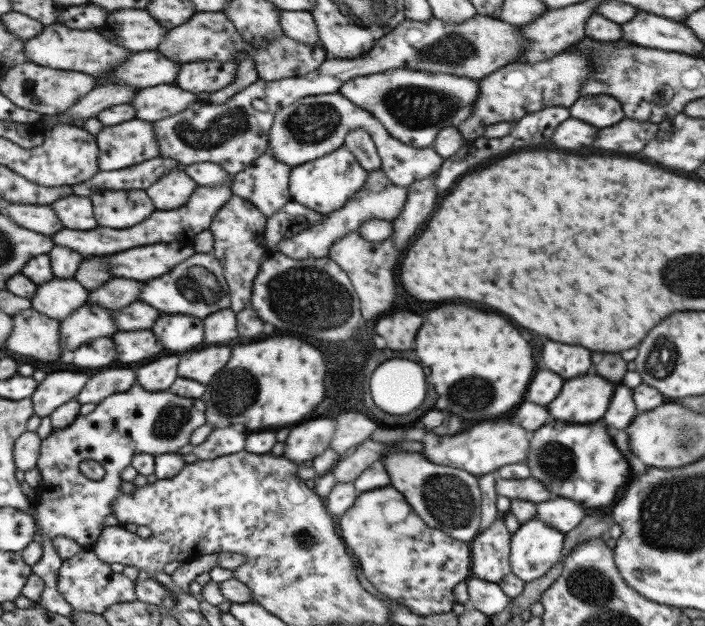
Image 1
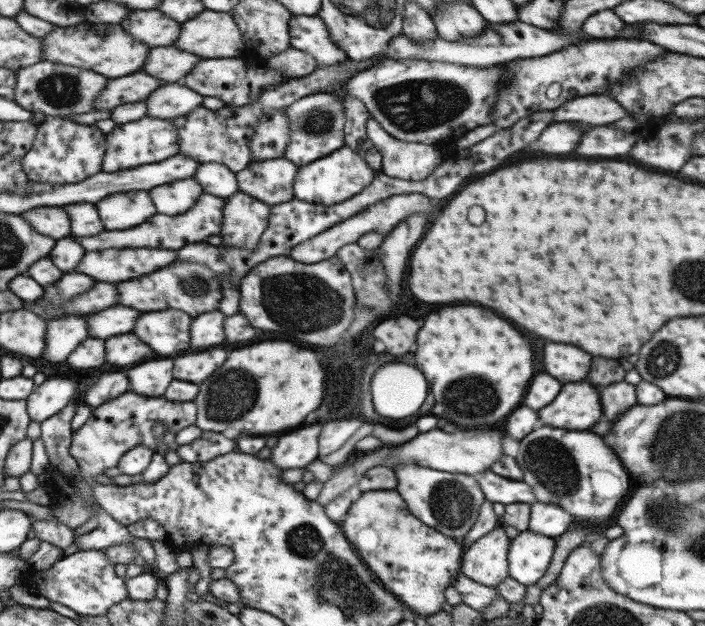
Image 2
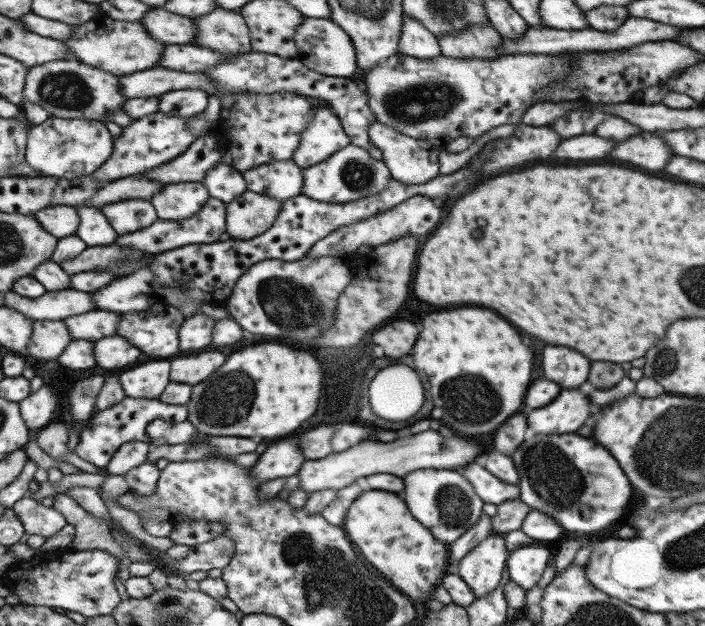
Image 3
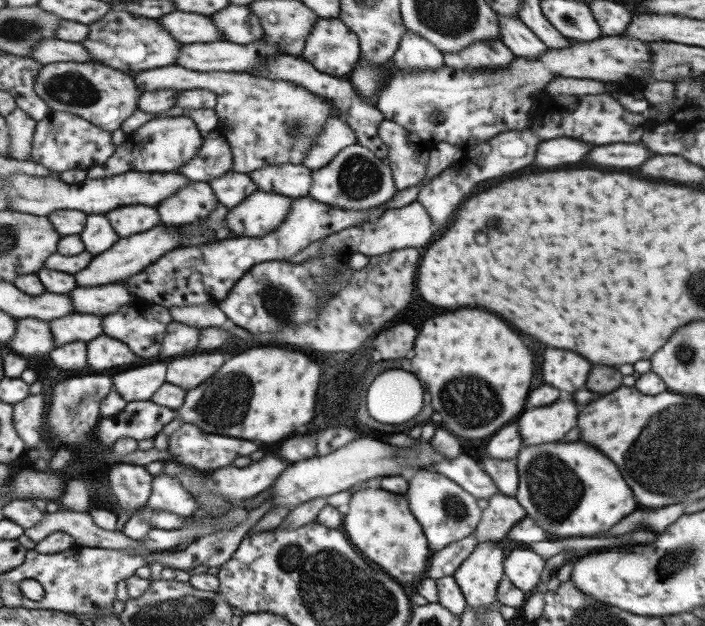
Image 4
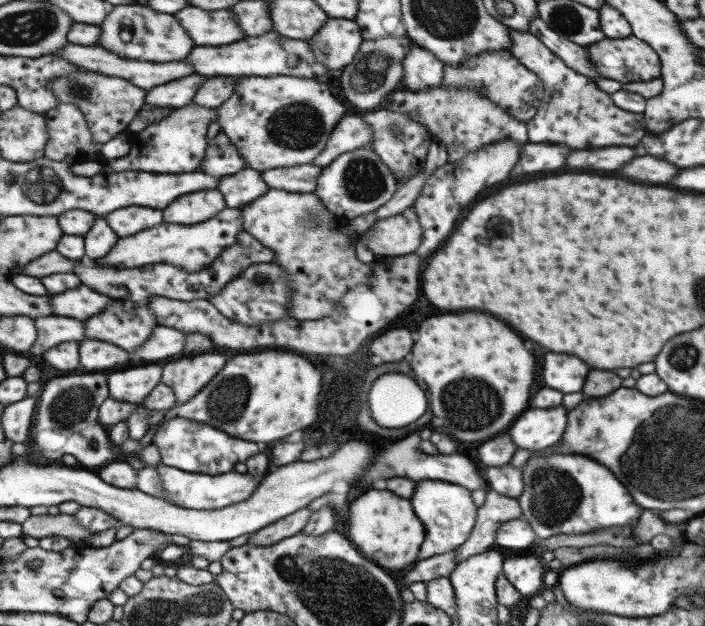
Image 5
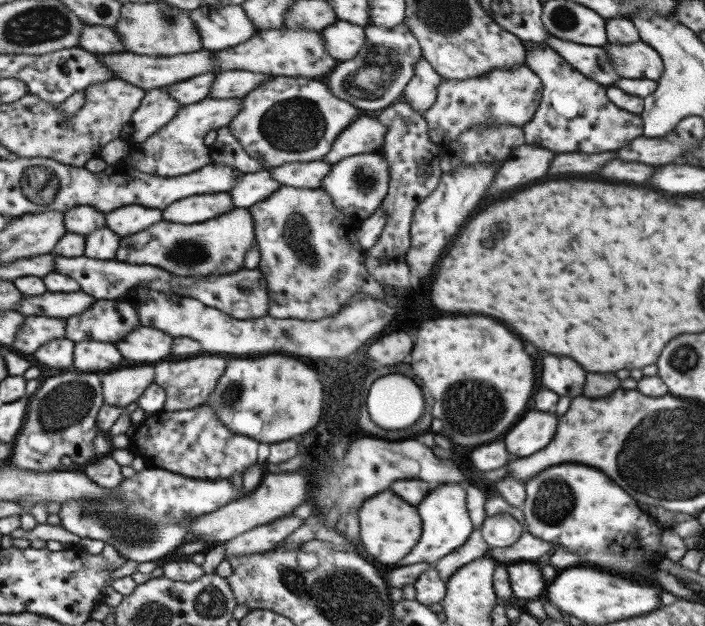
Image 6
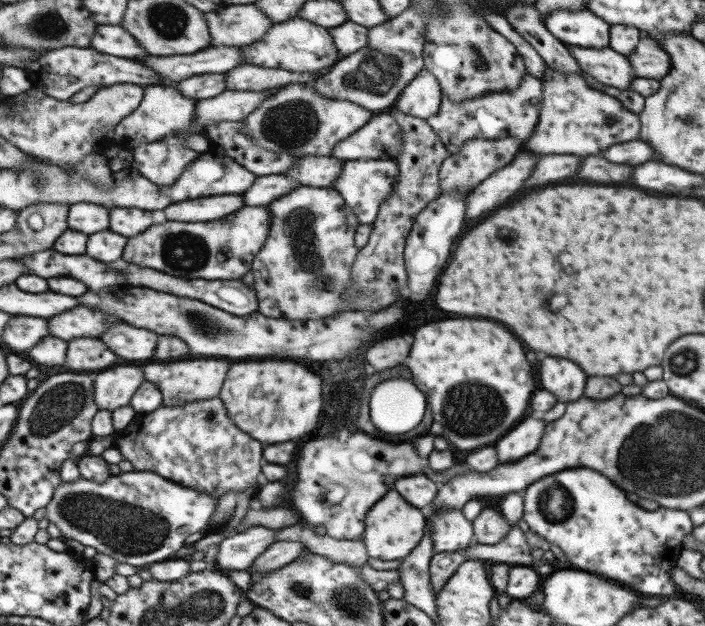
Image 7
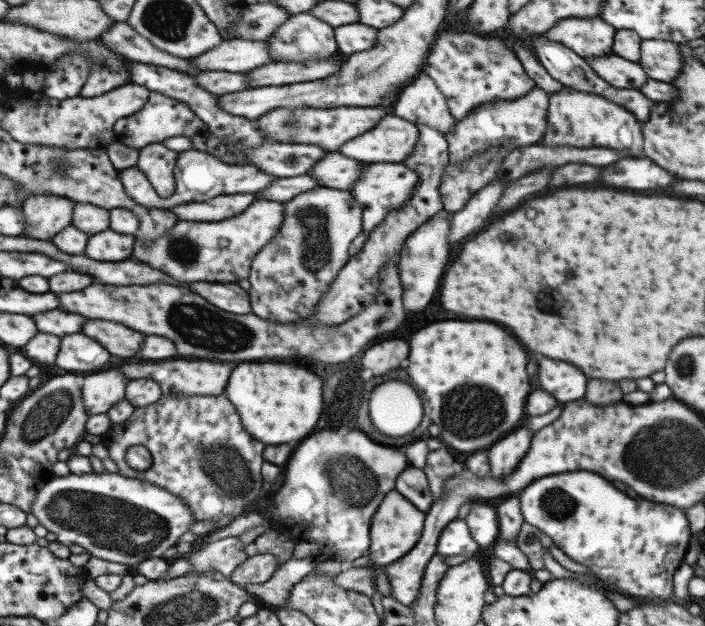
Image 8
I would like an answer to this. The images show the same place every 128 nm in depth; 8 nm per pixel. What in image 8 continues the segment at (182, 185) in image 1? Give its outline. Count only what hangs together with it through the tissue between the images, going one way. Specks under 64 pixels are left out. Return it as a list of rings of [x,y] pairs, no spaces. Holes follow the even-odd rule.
[[[221,194],[219,198],[211,198],[207,202],[191,202],[179,204],[171,208],[175,218],[191,220],[191,222],[219,222],[223,218],[231,218],[243,212],[253,202],[253,194]]]

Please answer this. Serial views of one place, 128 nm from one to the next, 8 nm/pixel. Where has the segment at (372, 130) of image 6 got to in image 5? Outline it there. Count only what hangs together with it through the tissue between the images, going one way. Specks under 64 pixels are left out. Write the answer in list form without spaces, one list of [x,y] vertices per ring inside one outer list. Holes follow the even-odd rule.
[[[353,110],[345,114],[335,124],[335,128],[329,132],[323,150],[311,160],[311,164],[322,168],[327,166],[340,154],[361,147],[369,148],[371,142],[371,129],[359,114]]]

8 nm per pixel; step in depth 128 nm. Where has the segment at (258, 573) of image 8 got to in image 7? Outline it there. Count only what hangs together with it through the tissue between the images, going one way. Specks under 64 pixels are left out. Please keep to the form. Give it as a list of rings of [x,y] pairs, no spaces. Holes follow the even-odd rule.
[[[273,542],[267,550],[259,555],[247,568],[247,572],[257,571],[266,573],[270,570],[285,566],[301,555],[303,545],[297,542]]]

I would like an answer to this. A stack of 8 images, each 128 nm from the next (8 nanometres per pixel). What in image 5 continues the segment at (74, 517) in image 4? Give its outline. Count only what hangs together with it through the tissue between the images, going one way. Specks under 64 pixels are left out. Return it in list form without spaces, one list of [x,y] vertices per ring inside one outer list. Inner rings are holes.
[[[57,514],[56,516],[29,516],[22,522],[22,534],[25,537],[41,539],[47,536],[59,536],[65,539],[83,541],[89,544],[89,539],[93,537],[92,530],[87,530],[77,524],[73,516],[67,514]]]

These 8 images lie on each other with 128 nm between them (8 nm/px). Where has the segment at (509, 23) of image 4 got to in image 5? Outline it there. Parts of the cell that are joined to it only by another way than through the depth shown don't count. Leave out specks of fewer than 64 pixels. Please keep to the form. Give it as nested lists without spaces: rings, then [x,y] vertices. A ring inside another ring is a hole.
[[[509,29],[508,35],[510,47],[507,51],[527,70],[536,74],[544,88],[543,106],[537,110],[533,120],[525,124],[529,142],[553,142],[575,150],[589,150],[603,146],[635,146],[641,140],[645,134],[641,114],[625,112],[613,106],[609,94],[599,90],[592,79],[567,68],[533,34]]]

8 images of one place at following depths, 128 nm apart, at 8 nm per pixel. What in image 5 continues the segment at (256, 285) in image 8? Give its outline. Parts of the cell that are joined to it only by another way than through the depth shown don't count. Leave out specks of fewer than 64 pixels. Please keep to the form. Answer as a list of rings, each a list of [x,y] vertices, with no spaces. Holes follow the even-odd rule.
[[[267,190],[255,202],[241,208],[243,230],[274,252],[272,262],[283,268],[290,278],[291,304],[289,317],[317,320],[326,317],[342,294],[367,280],[371,264],[356,259],[351,236],[337,233],[344,222],[329,212],[315,194]]]

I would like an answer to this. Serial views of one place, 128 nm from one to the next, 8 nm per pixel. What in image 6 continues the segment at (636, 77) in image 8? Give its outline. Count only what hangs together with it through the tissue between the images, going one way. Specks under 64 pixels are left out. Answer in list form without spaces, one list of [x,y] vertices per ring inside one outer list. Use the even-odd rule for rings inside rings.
[[[549,36],[545,37],[545,46],[555,50],[571,68],[598,82],[600,85],[611,86],[617,80],[617,74],[609,62],[607,53],[597,46],[581,46],[581,44],[571,44],[571,42],[561,42],[561,39]],[[603,64],[603,70],[601,70]]]

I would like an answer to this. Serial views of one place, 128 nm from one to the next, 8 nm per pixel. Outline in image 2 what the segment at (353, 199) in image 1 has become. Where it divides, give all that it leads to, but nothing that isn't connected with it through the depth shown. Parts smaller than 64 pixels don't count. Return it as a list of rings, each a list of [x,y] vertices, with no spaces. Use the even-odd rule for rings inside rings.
[[[419,193],[396,194],[381,199],[380,201],[370,204],[362,211],[357,211],[349,218],[327,227],[325,230],[318,232],[315,236],[307,240],[297,243],[290,248],[288,257],[295,262],[302,262],[303,264],[313,264],[327,258],[331,258],[339,250],[339,247],[345,243],[355,243],[358,238],[368,232],[381,233],[387,236],[390,230],[401,222],[405,216],[415,214],[415,212],[423,212],[423,214],[431,214],[433,206],[429,204],[429,198]]]

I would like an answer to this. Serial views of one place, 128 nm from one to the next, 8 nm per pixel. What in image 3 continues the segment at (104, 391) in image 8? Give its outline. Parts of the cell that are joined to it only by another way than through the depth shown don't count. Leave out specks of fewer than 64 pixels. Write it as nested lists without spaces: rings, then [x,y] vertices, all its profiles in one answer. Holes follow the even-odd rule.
[[[153,360],[119,374],[126,397],[158,398],[169,382],[169,362]]]

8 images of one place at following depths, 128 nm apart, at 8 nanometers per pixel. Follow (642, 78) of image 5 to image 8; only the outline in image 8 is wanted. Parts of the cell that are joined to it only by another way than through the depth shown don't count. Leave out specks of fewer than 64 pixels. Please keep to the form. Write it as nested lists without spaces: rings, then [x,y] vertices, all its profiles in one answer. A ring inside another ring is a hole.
[[[640,40],[641,58],[639,66],[647,74],[648,79],[659,82],[669,82],[675,78],[679,66],[681,66],[681,56],[677,52],[677,44],[671,42],[661,42],[661,40]]]

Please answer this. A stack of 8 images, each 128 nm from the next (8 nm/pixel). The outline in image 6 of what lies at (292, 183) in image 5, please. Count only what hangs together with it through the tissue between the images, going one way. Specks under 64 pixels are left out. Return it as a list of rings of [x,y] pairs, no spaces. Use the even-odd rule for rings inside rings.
[[[320,160],[309,162],[287,162],[279,168],[273,168],[269,174],[283,186],[293,188],[319,189],[320,182],[326,176],[331,164]]]

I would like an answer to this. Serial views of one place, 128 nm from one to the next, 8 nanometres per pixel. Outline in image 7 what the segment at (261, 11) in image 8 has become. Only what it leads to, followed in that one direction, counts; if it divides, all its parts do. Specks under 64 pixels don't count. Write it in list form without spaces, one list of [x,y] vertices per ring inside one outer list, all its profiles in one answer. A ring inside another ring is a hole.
[[[253,4],[224,5],[215,10],[215,12],[203,13],[203,19],[207,23],[211,46],[251,44],[259,40],[265,34],[265,31],[273,26],[273,23],[265,17],[265,14],[261,13]]]

